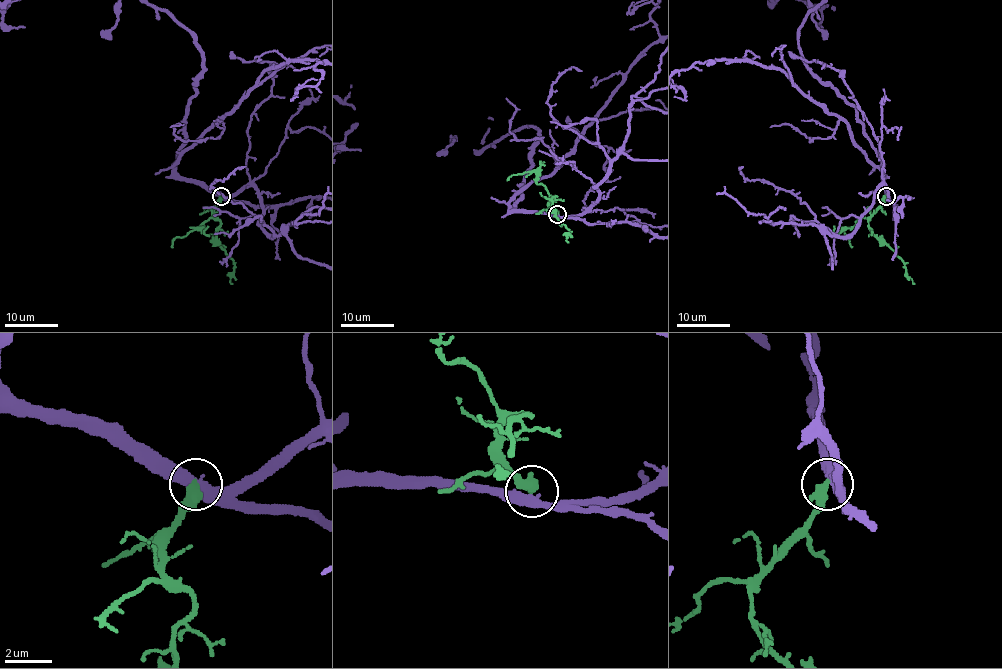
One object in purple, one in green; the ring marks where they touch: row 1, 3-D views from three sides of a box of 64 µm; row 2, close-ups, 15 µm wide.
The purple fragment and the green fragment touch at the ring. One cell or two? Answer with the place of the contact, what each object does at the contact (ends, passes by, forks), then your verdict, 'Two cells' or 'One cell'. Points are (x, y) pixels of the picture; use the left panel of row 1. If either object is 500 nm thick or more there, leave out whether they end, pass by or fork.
Place: (221, 196). At the ring purple passes by. At the ring green ends. Two cells

